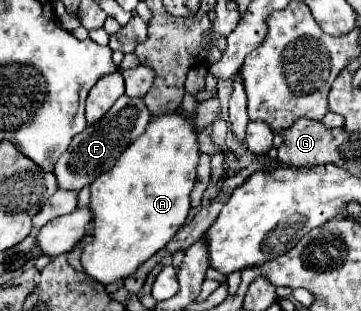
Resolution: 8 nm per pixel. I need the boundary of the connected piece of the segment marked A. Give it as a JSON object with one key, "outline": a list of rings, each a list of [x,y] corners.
{"outline":[[[163,113],[155,115],[147,131],[131,141],[127,149],[121,153],[117,163],[111,171],[101,173],[91,183],[91,213],[93,213],[93,243],[85,245],[81,255],[81,265],[89,277],[95,281],[107,285],[117,279],[125,279],[135,269],[145,263],[151,255],[155,255],[159,249],[167,245],[167,241],[185,225],[191,199],[189,193],[195,185],[197,175],[197,163],[199,163],[199,145],[197,145],[197,131],[193,129],[193,123],[183,117],[181,113]]]}

